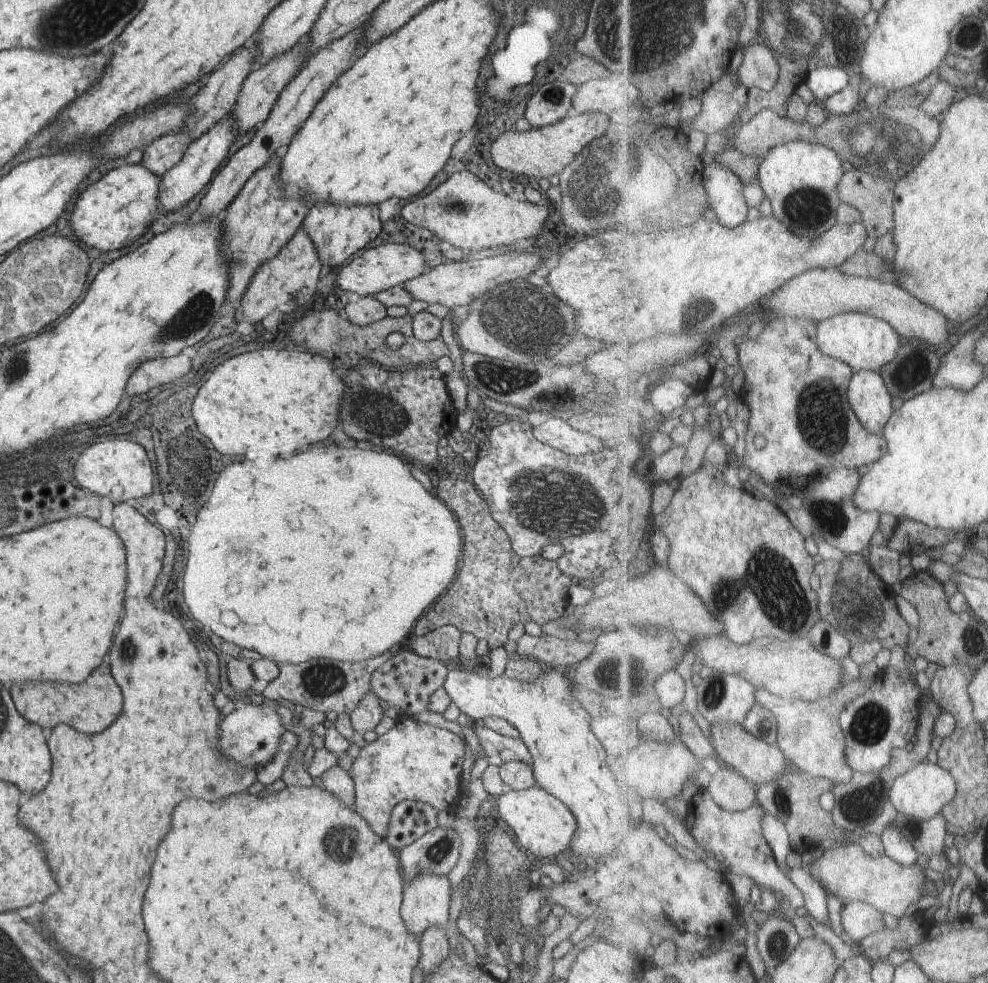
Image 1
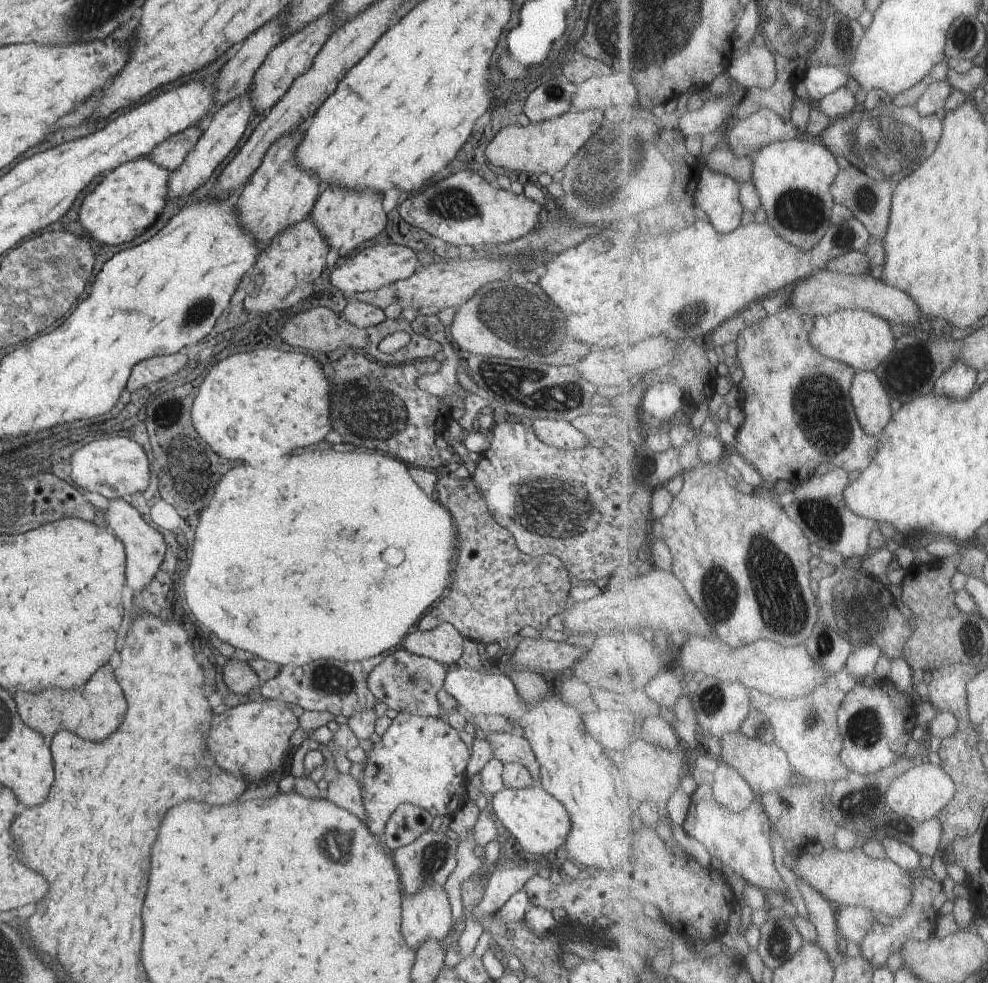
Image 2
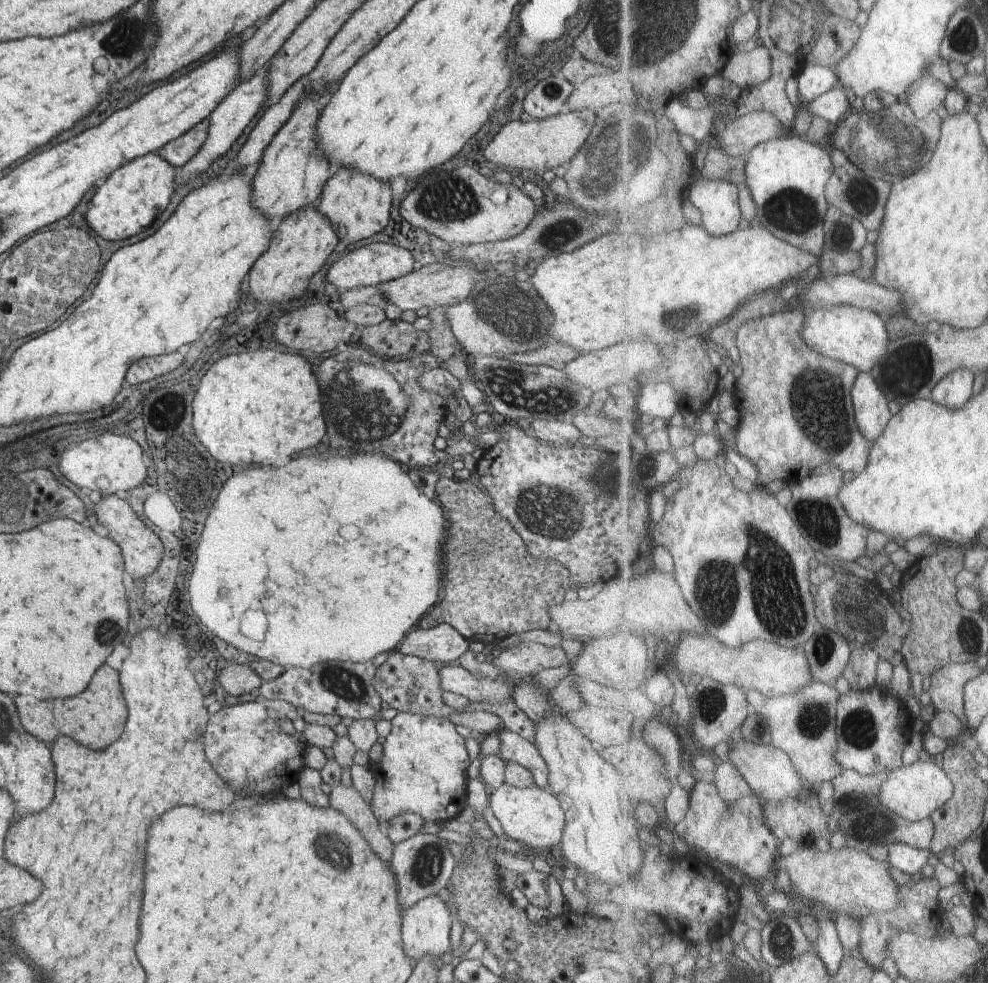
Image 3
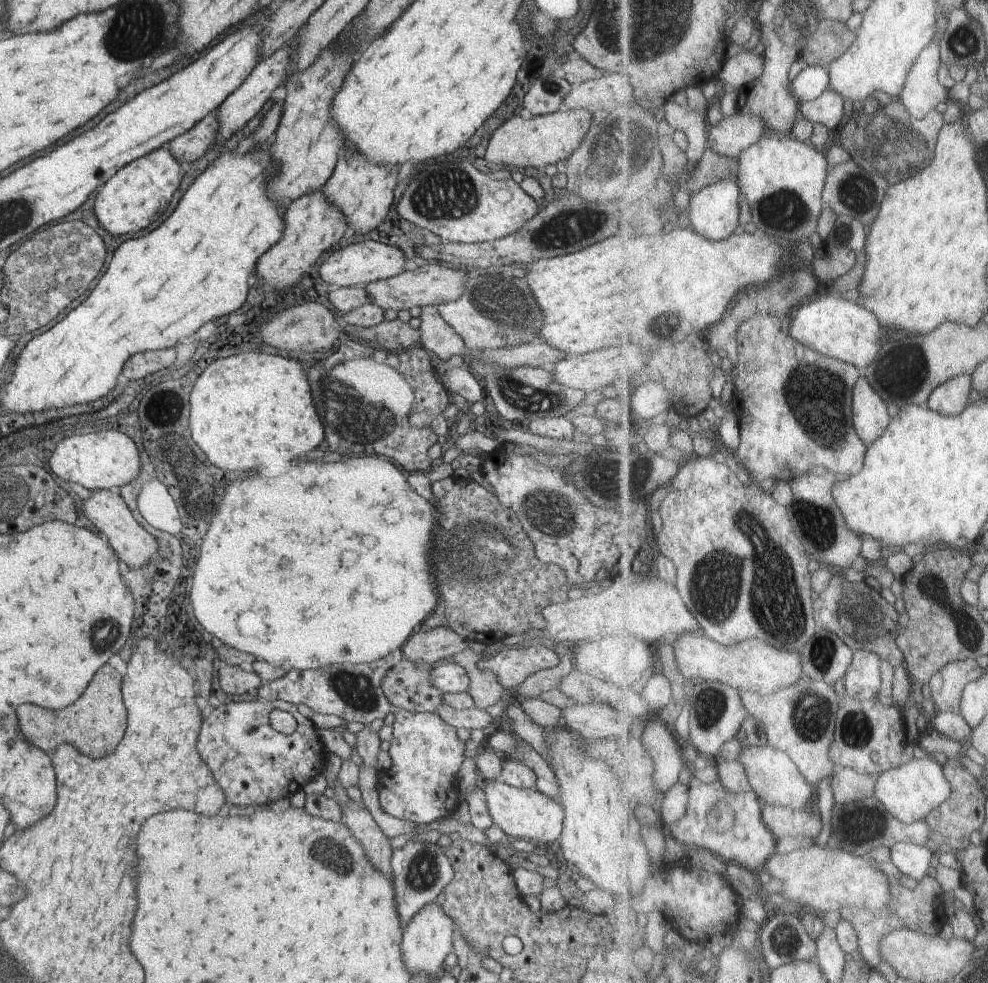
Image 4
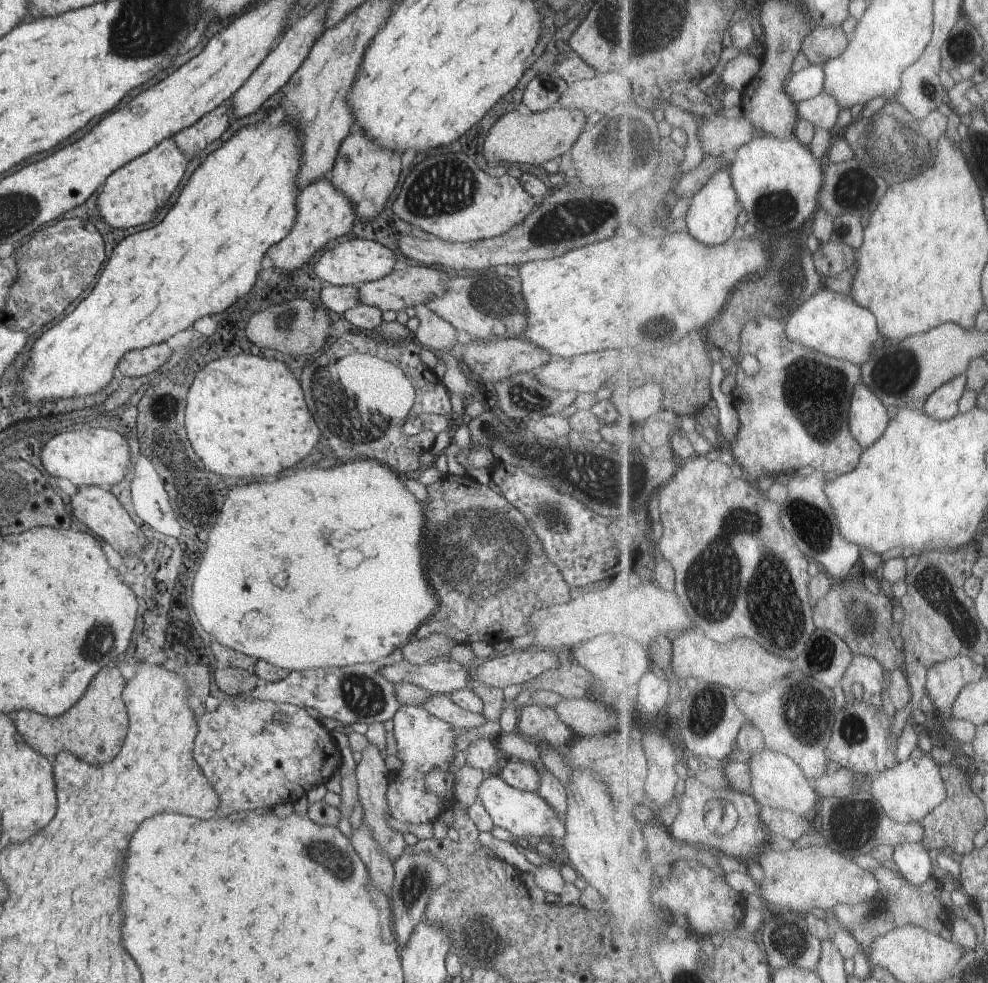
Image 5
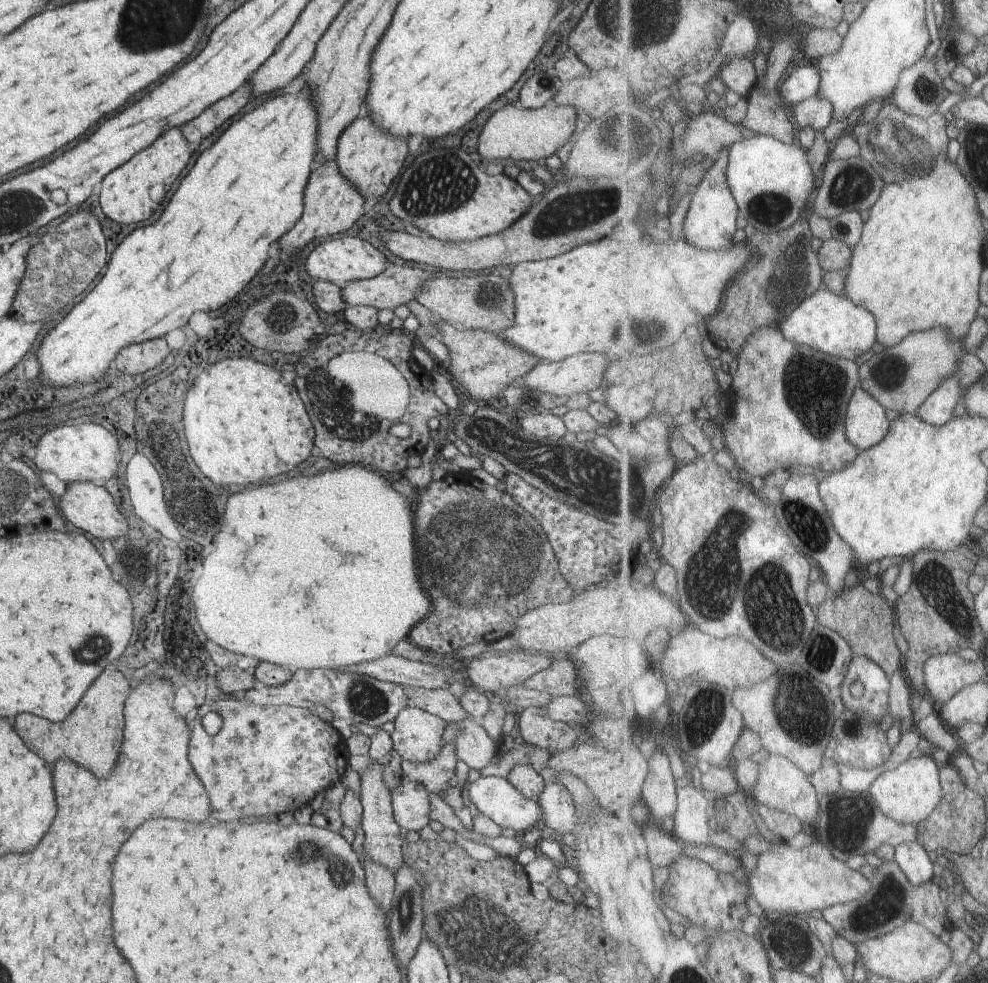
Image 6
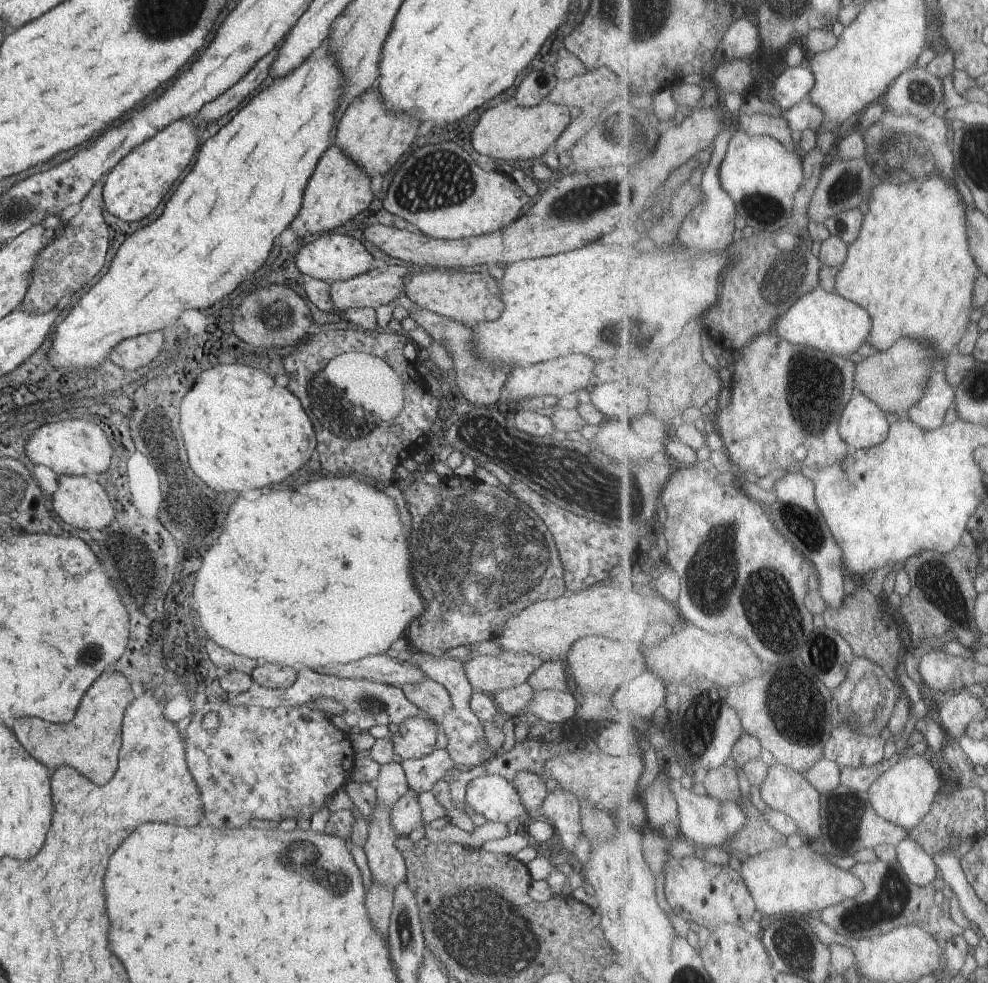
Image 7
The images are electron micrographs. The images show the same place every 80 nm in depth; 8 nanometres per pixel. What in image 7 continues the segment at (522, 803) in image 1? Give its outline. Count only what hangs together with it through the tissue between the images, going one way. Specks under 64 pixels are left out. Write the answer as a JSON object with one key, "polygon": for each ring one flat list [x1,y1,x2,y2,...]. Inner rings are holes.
{"polygon":[[498,775,479,776,465,786,465,805,469,813,479,814,486,821,506,825,520,818,526,823,523,806,512,784]]}

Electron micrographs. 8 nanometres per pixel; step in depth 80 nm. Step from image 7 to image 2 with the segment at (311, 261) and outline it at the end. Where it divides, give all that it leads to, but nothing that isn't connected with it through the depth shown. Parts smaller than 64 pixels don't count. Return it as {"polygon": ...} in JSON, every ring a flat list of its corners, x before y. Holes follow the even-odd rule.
{"polygon":[[379,244,363,248,358,254,347,256,337,268,331,272,331,284,343,293,364,293,376,291,378,288,393,285,394,282,408,279,417,268,421,267,424,260,417,257,416,252,409,247,396,244]]}

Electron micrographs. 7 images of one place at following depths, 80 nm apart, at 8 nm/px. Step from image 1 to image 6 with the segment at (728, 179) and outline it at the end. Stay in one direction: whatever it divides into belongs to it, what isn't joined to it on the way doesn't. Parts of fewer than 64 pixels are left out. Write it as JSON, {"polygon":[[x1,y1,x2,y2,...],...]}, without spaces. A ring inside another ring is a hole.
{"polygon":[[729,149,719,153,718,162,707,173,697,190,692,193,692,200,685,219,685,228,689,230,689,240,700,249,728,249,733,244,735,232,739,230,741,207,728,183,730,167]]}

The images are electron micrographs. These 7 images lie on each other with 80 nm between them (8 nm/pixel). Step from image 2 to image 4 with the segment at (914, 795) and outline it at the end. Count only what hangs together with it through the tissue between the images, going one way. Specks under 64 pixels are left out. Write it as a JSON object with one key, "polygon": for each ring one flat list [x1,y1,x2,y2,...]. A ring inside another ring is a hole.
{"polygon":[[933,756,924,759,911,760,900,768,891,769,882,773,876,788,876,797,885,804,897,818,906,823,914,823,923,820,939,808,947,798,953,794,952,782,948,779,945,766,939,764]]}

